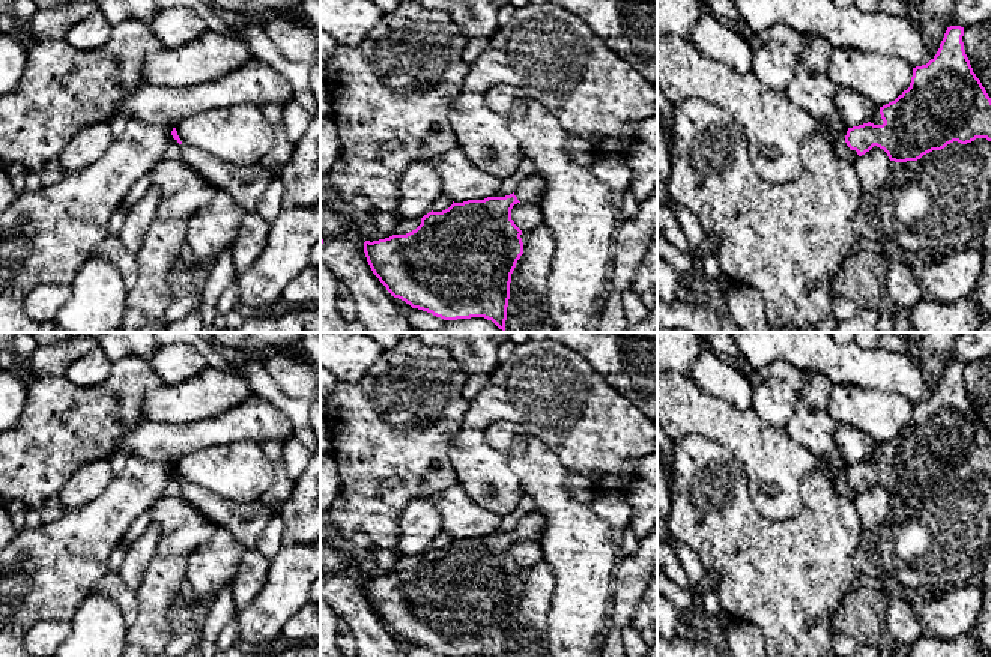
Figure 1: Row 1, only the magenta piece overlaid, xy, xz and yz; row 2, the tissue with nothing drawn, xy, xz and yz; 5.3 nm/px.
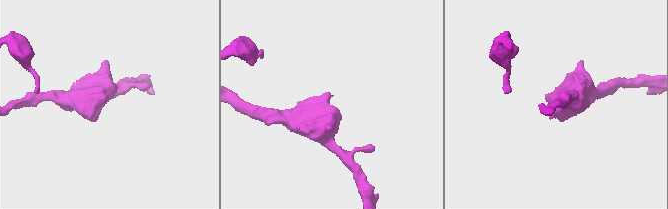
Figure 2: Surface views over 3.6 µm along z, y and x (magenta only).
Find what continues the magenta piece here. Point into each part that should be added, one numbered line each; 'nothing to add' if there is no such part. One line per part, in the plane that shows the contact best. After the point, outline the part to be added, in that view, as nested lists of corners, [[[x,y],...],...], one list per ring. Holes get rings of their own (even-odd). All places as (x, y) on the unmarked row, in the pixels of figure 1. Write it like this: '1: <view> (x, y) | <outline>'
1: xz (528, 526) | [[[528,513],[519,519],[514,532],[520,540],[538,540],[544,520],[538,513]]]

